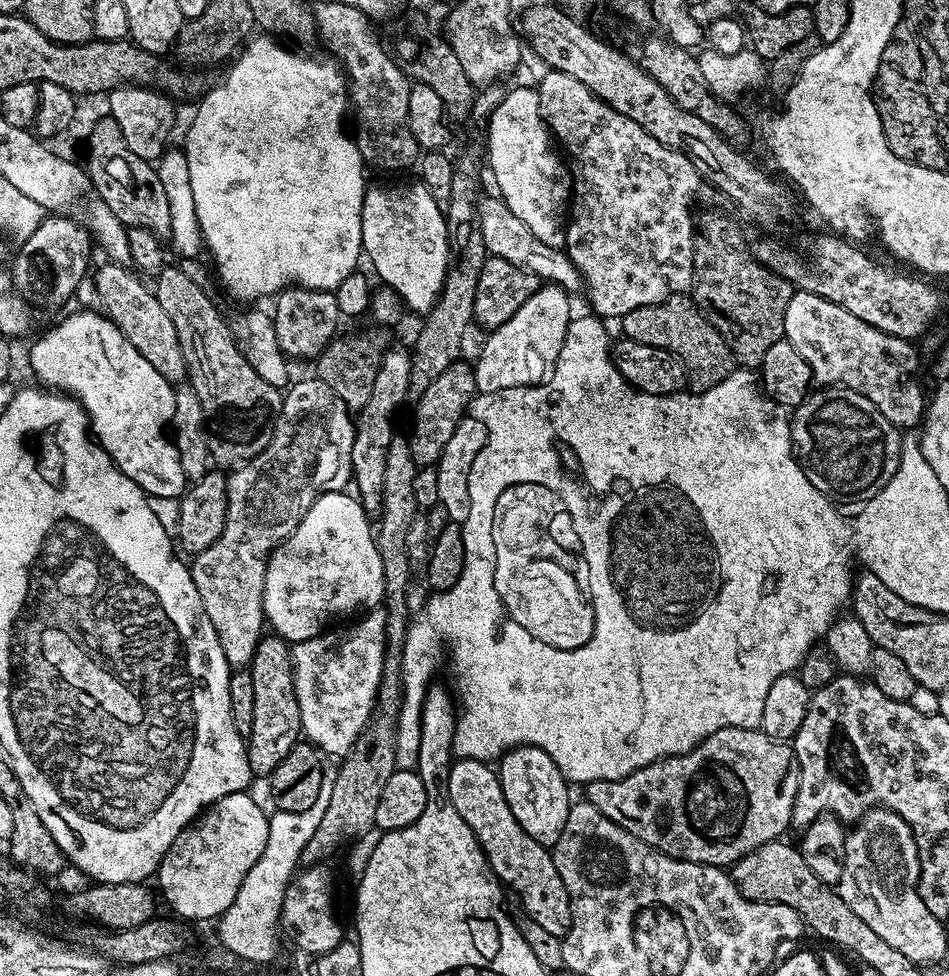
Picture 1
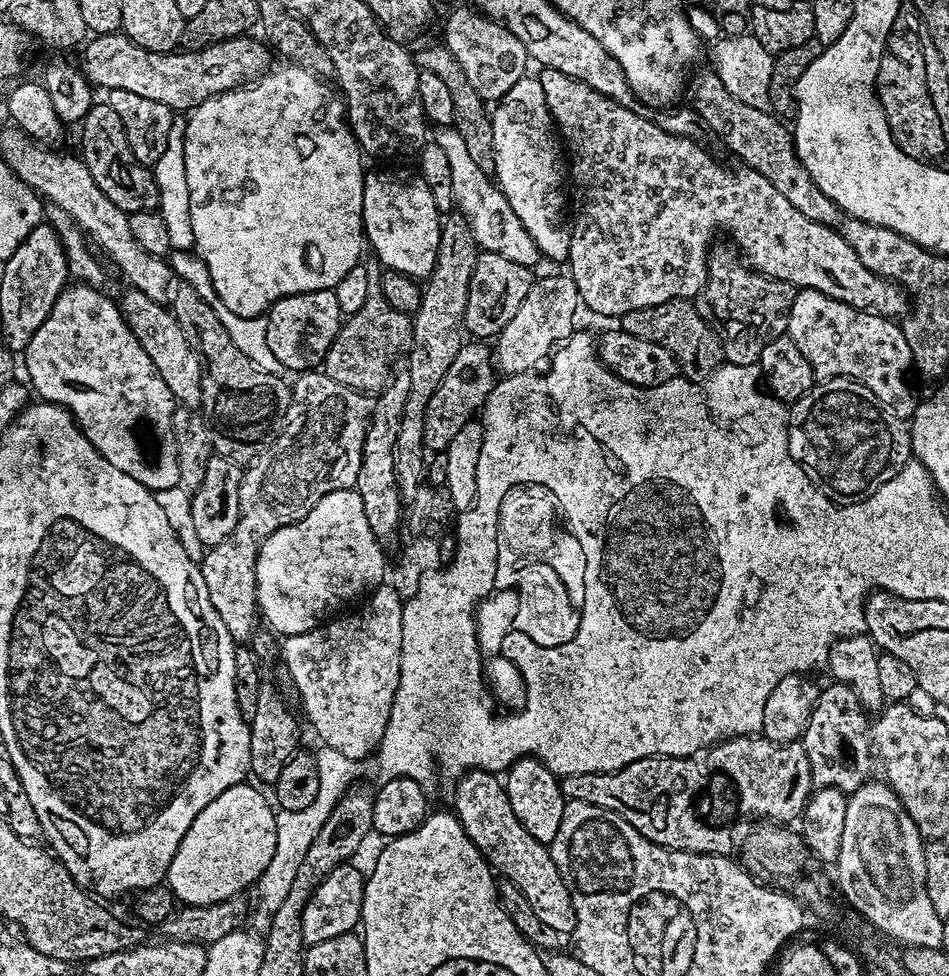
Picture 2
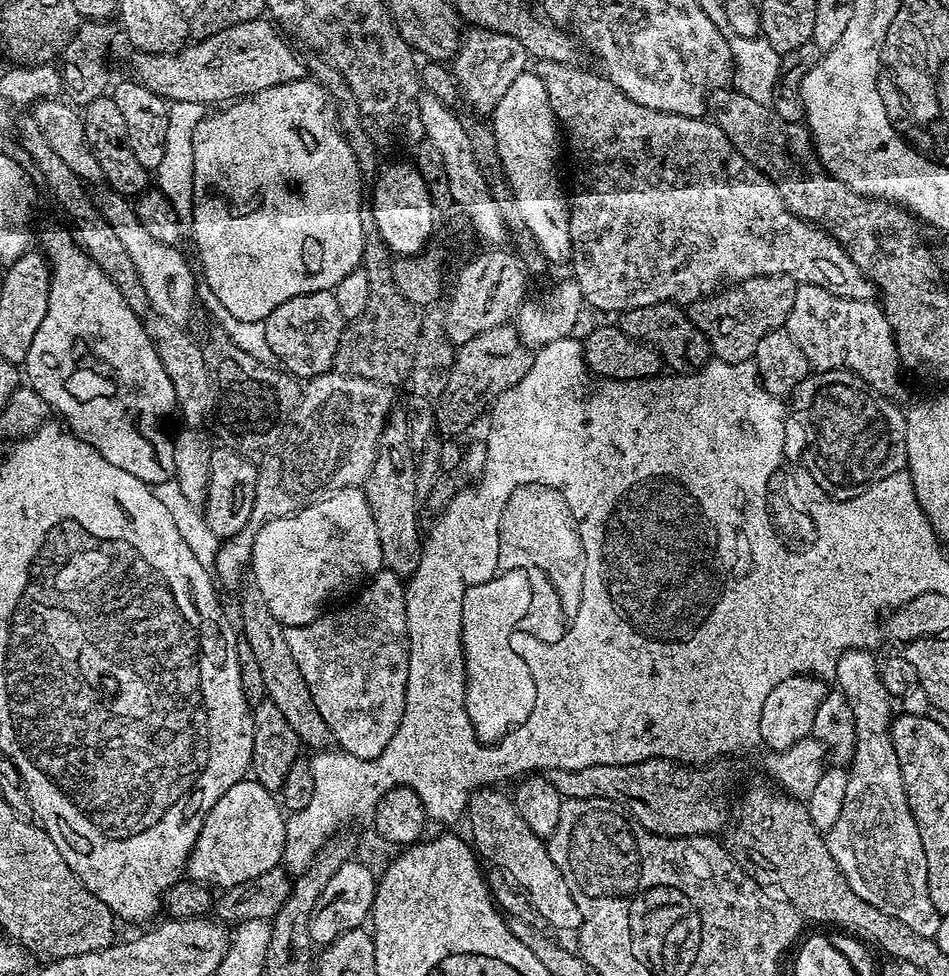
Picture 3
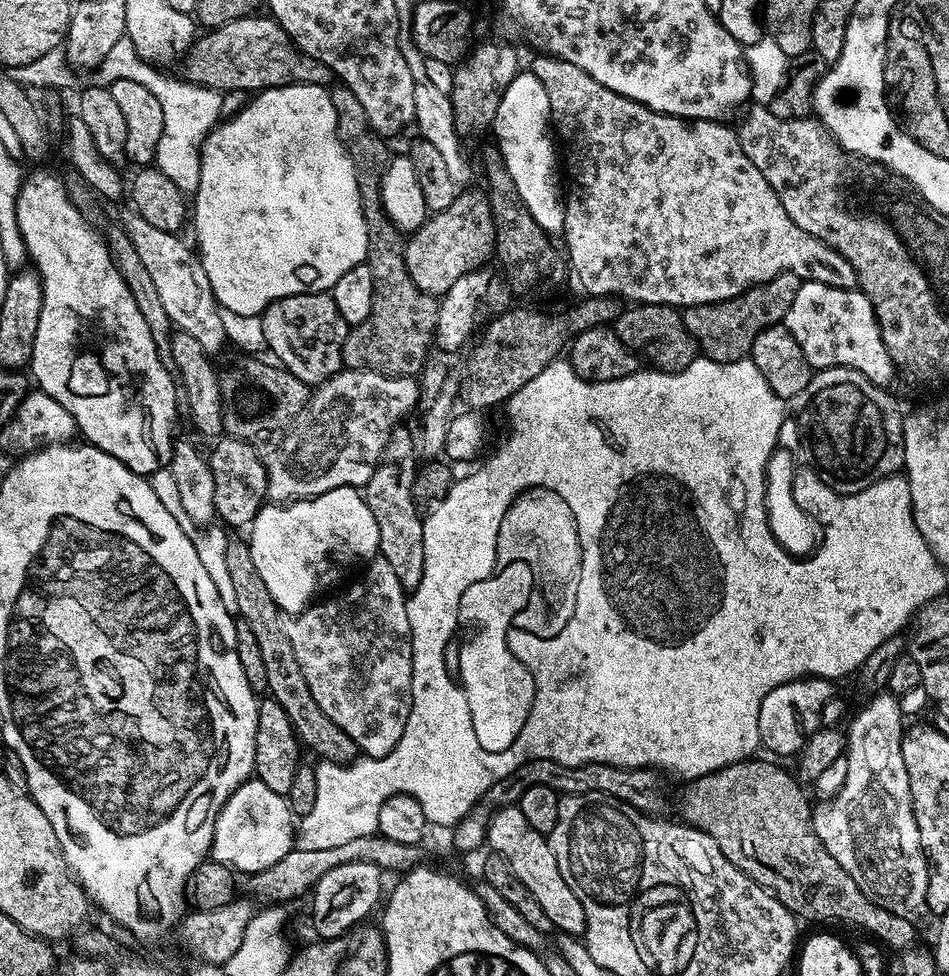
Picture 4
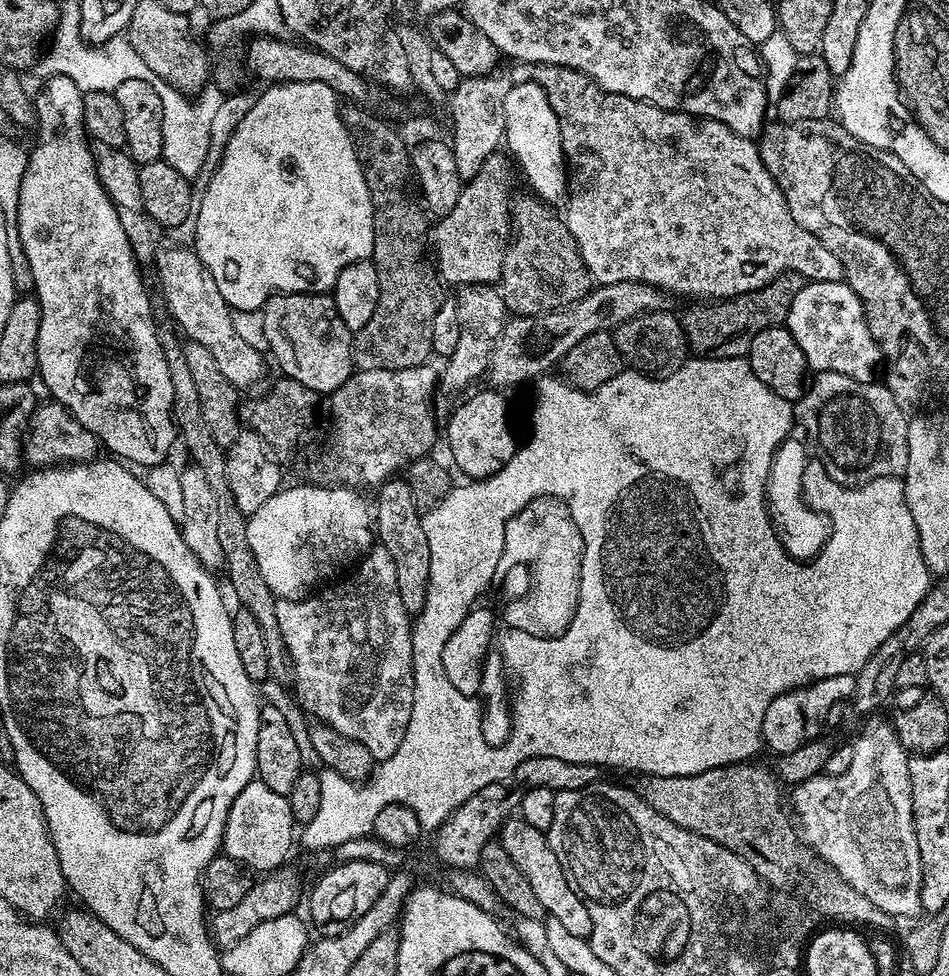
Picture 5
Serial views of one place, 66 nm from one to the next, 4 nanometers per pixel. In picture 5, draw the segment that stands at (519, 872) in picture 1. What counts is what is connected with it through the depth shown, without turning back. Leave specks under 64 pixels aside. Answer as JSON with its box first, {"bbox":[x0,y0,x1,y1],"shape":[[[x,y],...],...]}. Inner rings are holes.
{"bbox":[498,818,591,938],"shape":[[[509,818],[504,821],[499,830],[498,841],[505,848],[506,853],[510,854],[514,866],[518,866],[518,870],[524,875],[526,882],[530,882],[530,890],[534,890],[534,898],[538,898],[545,913],[551,919],[557,920],[564,929],[570,930],[570,934],[585,938],[591,937],[590,910],[584,903],[583,896],[566,878],[566,874],[562,870],[562,862],[558,862],[554,850],[550,850],[547,835],[534,830],[534,826],[530,826],[530,822],[519,818]]]}

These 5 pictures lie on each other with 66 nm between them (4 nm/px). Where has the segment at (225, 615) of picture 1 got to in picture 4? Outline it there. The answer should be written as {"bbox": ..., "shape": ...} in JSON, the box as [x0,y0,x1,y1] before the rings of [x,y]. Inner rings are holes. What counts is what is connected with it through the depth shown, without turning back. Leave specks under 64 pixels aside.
{"bbox":[267,370,420,504],"shape":[[[341,370],[325,384],[315,385],[308,403],[304,405],[303,414],[279,441],[281,444],[276,457],[267,461],[268,500],[274,504],[290,504],[293,500],[307,500],[310,496],[326,494],[326,490],[360,488],[367,484],[383,457],[388,439],[399,425],[396,423],[403,416],[410,415],[416,404],[420,403],[420,385],[410,376],[383,376],[377,372]]]}

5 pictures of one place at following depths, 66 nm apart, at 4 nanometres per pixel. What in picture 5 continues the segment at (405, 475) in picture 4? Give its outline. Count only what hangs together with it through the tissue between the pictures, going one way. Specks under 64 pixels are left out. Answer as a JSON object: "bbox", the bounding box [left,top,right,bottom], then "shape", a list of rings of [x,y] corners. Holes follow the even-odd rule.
{"bbox":[374,478,430,618],"shape":[[[389,478],[379,485],[374,500],[374,532],[378,537],[379,547],[385,548],[394,558],[396,567],[396,581],[398,582],[398,598],[402,598],[402,606],[408,611],[409,617],[414,618],[422,610],[426,602],[426,590],[430,582],[430,542],[426,542],[426,530],[422,513],[414,506],[414,494],[410,494],[410,486],[407,479]]]}

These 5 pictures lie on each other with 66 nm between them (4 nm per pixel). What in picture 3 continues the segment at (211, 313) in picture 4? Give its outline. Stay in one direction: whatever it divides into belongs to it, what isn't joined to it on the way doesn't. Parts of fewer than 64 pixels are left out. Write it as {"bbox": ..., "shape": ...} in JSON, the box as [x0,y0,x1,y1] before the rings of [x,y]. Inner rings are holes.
{"bbox":[95,186,192,326],"shape":[[[108,186],[102,188],[100,193],[95,193],[96,206],[100,208],[102,218],[118,234],[119,241],[126,246],[153,309],[165,320],[181,326],[187,325],[187,320],[192,316],[192,268],[187,258],[179,252],[179,247],[158,242],[158,238],[154,238],[146,226],[138,222],[133,201],[127,195],[115,192]]]}

